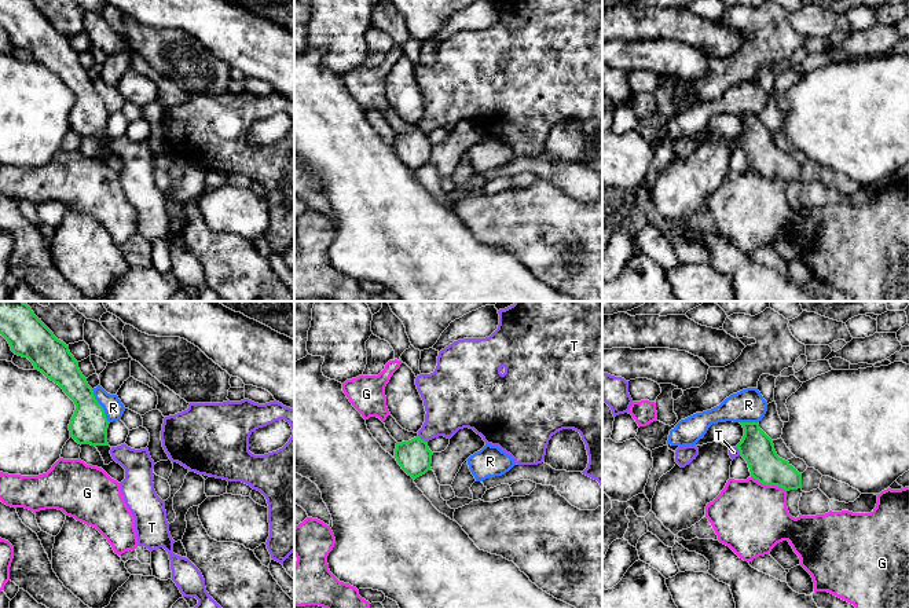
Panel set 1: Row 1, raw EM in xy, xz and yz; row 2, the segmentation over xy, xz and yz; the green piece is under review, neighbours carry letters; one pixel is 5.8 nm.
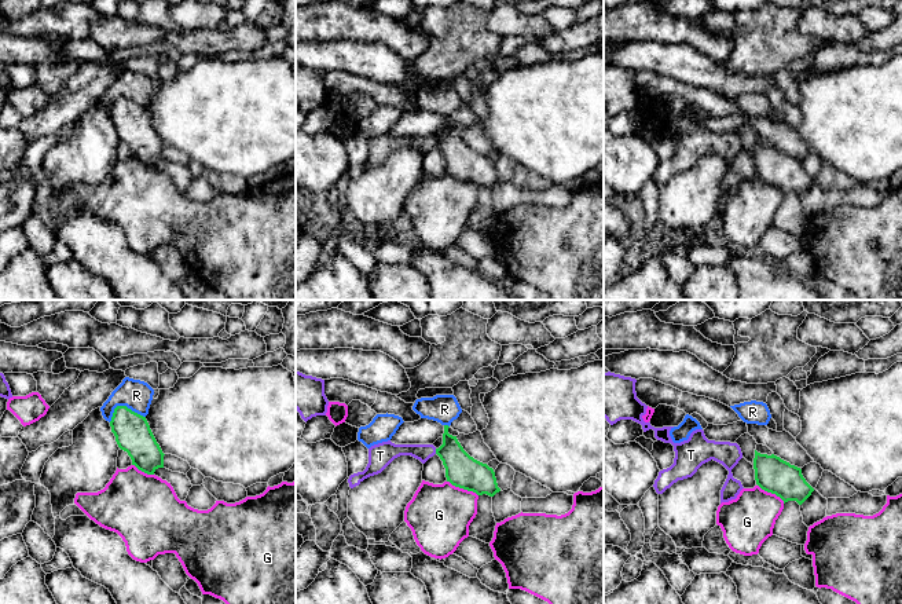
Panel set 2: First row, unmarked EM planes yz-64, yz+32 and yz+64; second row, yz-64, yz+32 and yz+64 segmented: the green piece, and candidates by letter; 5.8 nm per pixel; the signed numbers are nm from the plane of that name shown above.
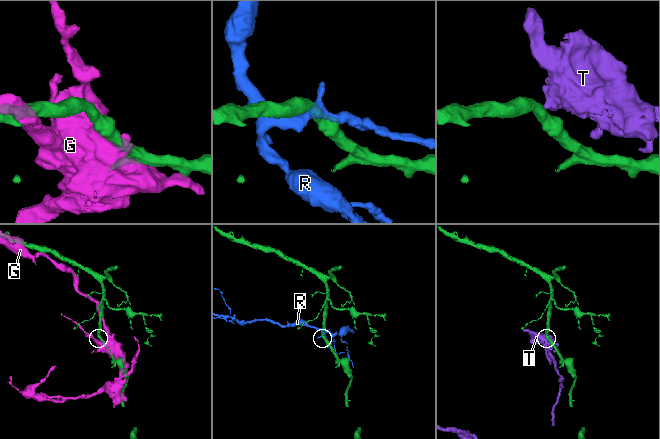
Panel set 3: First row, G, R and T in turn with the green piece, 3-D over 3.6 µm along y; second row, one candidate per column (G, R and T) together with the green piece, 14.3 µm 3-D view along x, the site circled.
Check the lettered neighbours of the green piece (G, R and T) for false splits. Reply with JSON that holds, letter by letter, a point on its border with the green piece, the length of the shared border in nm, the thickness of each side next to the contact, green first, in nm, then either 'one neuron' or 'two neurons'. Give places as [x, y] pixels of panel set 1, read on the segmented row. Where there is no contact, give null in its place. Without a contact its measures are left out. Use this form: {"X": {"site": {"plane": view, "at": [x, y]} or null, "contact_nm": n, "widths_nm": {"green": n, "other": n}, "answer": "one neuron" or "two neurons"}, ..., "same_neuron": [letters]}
{"G": {"site": {"plane": "yz", "at": [769, 484]}, "contact_nm": 220, "widths_nm": {"green": 190, "other": 420}, "answer": "two neurons"}, "R": {"site": {"plane": "xy", "at": [101, 406]}, "contact_nm": 220, "widths_nm": {"green": 220, "other": 120}, "answer": "two neurons"}, "T": {"site": {"plane": "xz", "at": [421, 439]}, "contact_nm": 70, "widths_nm": {"green": 200, "other": 280}, "answer": "two neurons"}, "same_neuron": []}

